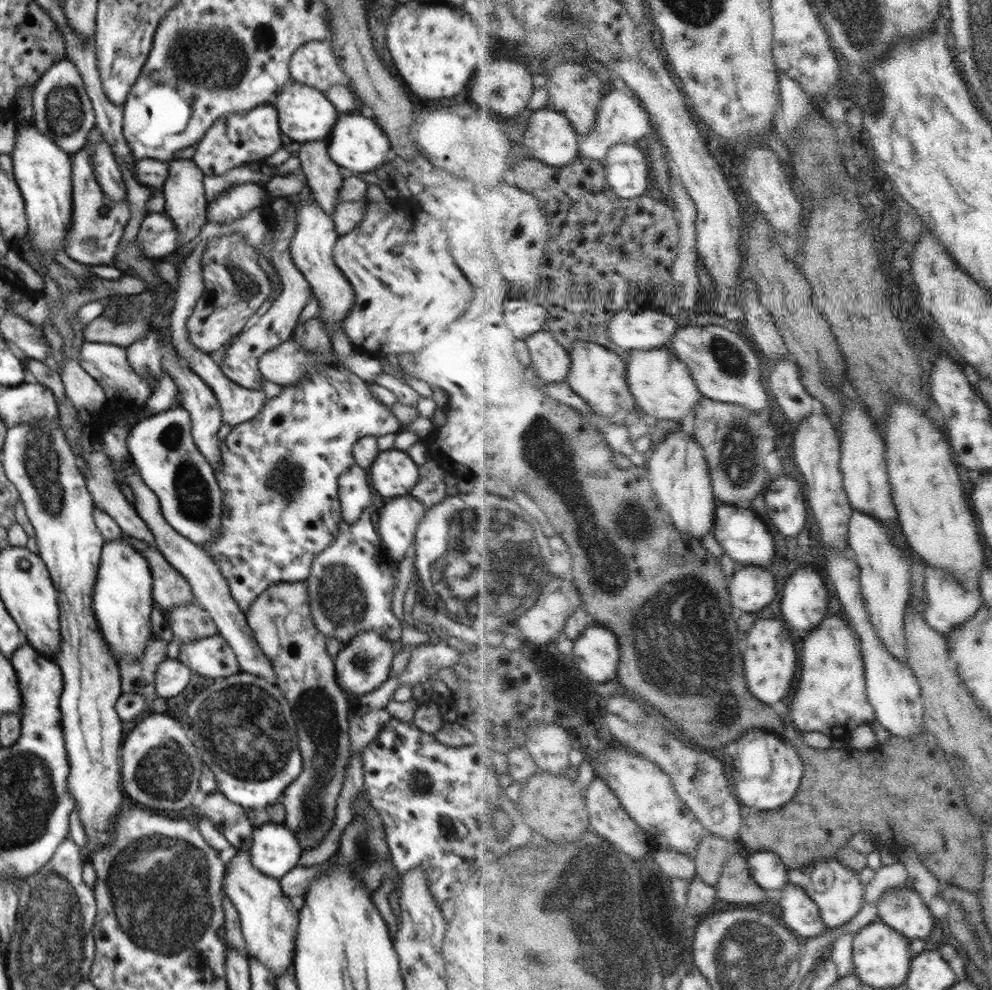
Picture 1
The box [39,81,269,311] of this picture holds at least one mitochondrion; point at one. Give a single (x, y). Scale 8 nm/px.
(245, 288)

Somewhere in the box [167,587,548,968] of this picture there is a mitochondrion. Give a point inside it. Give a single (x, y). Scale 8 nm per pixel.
(243, 736)

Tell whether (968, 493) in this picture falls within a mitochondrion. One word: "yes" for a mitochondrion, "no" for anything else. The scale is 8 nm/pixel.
no

